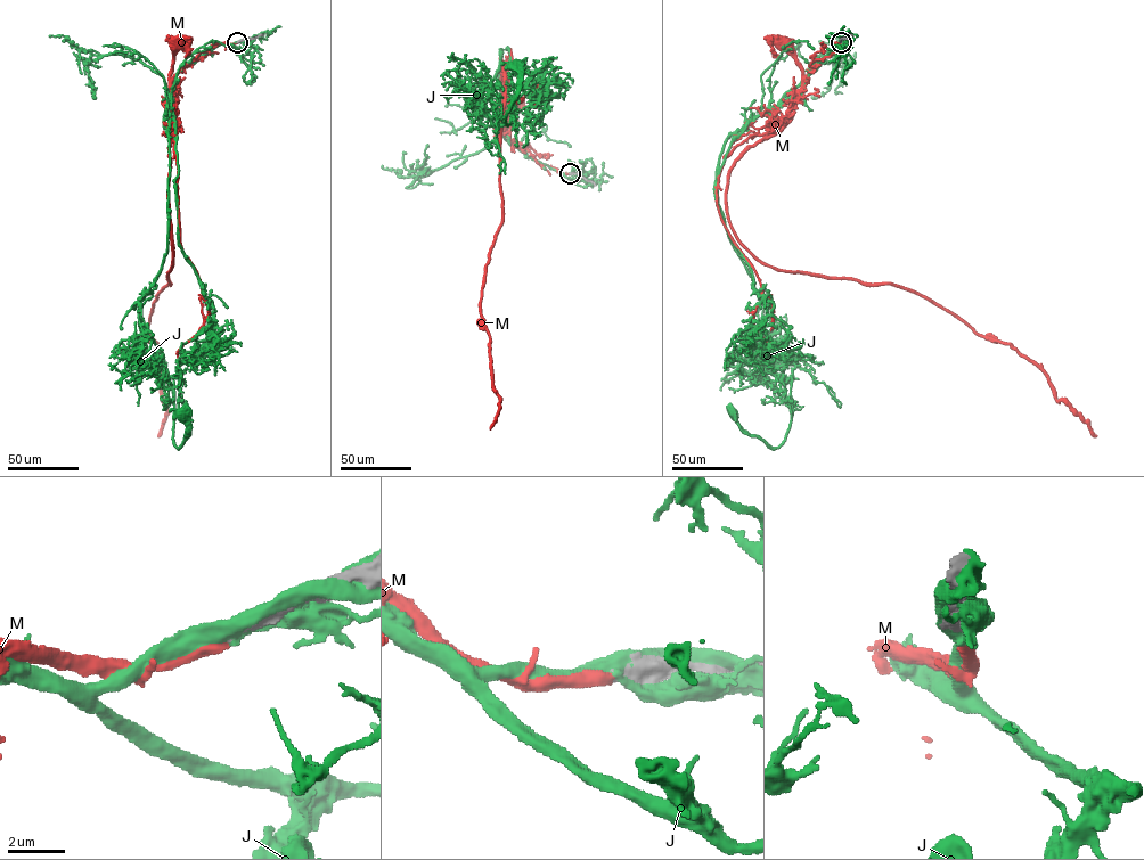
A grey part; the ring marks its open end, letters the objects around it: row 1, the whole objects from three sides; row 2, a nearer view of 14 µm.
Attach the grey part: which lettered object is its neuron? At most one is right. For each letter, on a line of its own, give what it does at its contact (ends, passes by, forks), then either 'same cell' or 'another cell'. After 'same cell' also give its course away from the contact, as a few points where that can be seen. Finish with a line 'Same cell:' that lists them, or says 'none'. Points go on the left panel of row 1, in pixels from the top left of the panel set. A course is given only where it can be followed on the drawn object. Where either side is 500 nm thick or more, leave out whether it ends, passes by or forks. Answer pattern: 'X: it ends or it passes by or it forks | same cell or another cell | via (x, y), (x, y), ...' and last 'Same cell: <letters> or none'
J: another cell
M: it ends | same cell | via (237, 42), (217, 43), (171, 79), (177, 43)
Same cell: M

